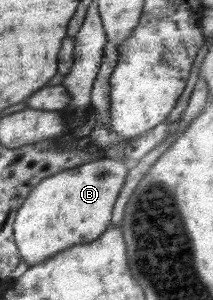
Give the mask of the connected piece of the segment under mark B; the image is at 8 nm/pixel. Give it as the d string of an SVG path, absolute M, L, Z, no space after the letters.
M103 157L43 180L23 204L16 219L16 240L24 261L34 266L72 247L100 239L111 225L111 211L129 167L123 160Z

